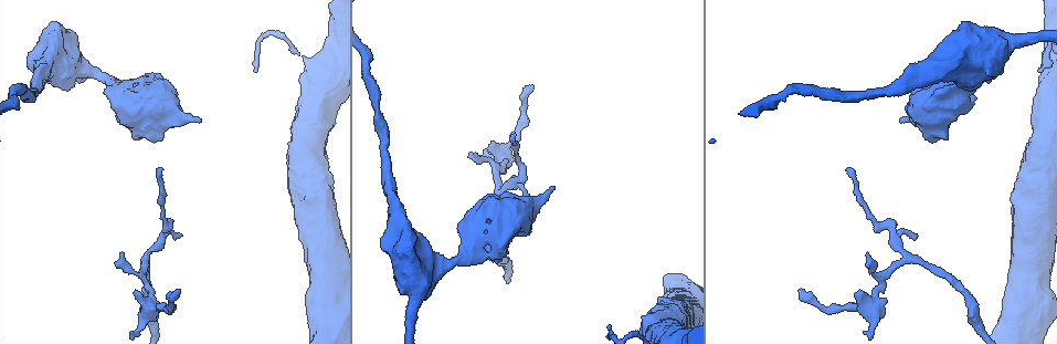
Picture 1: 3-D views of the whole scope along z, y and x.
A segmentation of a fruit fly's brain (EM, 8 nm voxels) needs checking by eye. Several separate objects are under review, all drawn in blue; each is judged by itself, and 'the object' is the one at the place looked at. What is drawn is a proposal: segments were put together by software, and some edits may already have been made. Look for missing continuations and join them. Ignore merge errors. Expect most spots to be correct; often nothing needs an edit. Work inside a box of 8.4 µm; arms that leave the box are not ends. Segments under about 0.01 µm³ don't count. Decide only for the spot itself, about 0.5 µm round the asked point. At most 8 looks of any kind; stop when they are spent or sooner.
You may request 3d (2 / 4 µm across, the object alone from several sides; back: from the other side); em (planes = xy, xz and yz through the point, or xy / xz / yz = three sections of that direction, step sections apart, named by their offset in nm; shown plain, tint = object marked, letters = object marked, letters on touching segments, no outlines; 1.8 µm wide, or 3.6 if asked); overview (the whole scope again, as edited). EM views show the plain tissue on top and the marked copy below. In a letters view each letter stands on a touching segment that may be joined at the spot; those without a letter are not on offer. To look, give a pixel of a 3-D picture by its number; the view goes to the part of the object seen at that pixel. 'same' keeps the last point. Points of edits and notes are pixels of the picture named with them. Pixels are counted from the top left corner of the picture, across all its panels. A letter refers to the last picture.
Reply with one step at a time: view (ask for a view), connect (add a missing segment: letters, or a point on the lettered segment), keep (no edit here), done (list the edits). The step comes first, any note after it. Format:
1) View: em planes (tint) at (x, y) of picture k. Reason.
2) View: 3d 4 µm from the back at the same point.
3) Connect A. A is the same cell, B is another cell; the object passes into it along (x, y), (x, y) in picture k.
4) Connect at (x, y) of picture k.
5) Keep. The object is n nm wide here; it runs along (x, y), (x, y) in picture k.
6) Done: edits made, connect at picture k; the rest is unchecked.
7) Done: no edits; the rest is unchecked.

View: em xy step 4 (letters) at (200, 120) of picture 1. Stops while still wide.

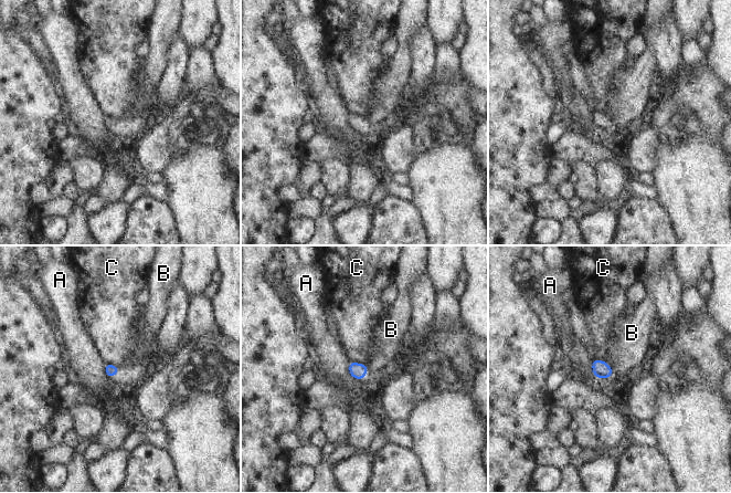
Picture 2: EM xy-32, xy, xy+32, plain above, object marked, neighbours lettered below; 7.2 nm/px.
Keep. A, B and C are other cells; a border runs along (603, 360), (611, 367), (611, 377) in picture 2; none of them fits.

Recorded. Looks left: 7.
View: em 3.6 µm yz step 4 (letters) at (868, 252) of picture 1. An open end.

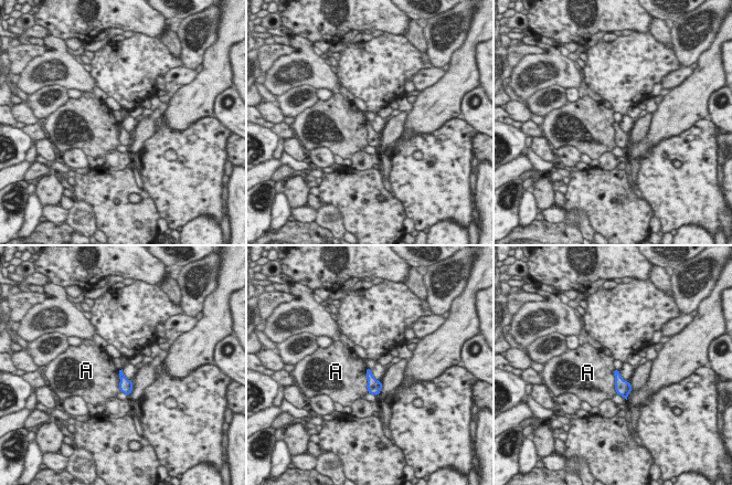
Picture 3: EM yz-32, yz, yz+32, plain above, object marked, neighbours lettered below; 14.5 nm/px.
Keep. A is another cell; a border runs along (367, 368), (367, 390), (369, 392) in picture 3; no lettered segment goes on from it.

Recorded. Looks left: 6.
View: em xz step 16 (letters) at (530, 87) of picture 1. An open end.

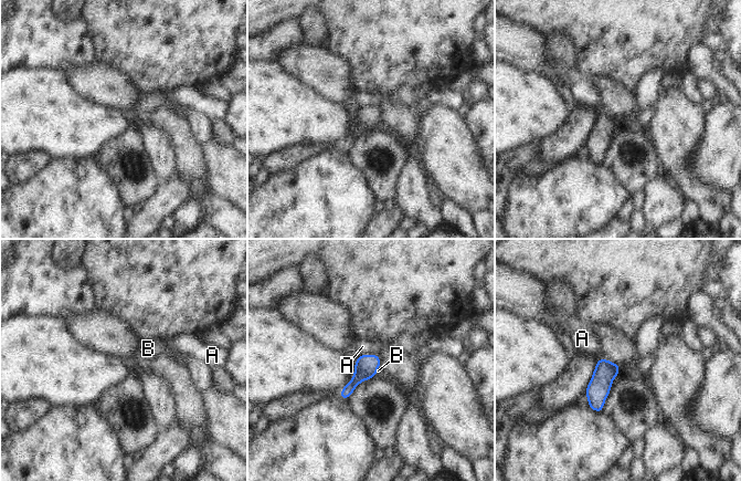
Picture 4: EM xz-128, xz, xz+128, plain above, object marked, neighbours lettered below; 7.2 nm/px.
View: em planes (letters) at the same point. Another direction.

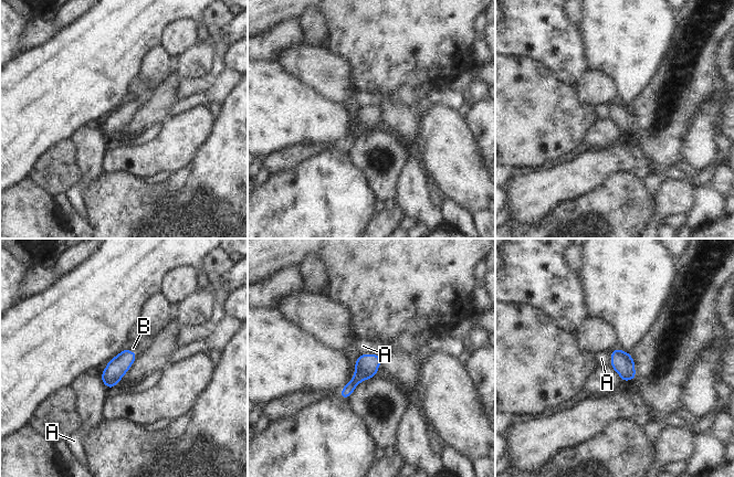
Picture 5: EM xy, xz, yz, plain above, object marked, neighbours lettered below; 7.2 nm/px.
Connect B. B is the same cell, A is another cell; it goes on there.

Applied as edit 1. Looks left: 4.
Done: edits made, connect at picture 5; the rest is unchecked.

